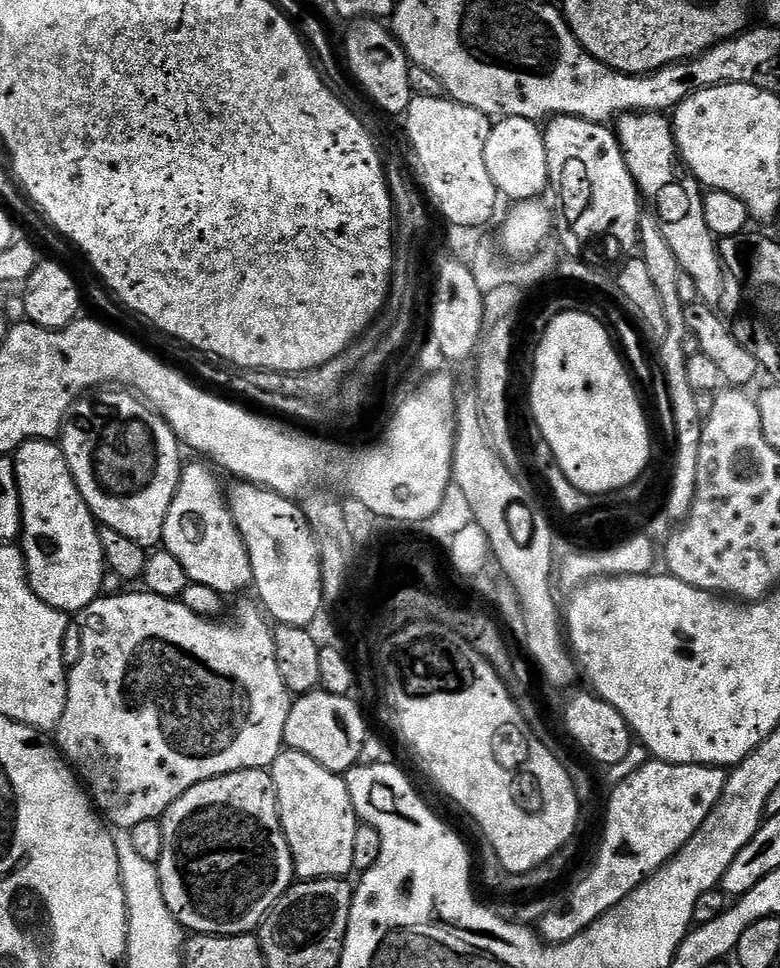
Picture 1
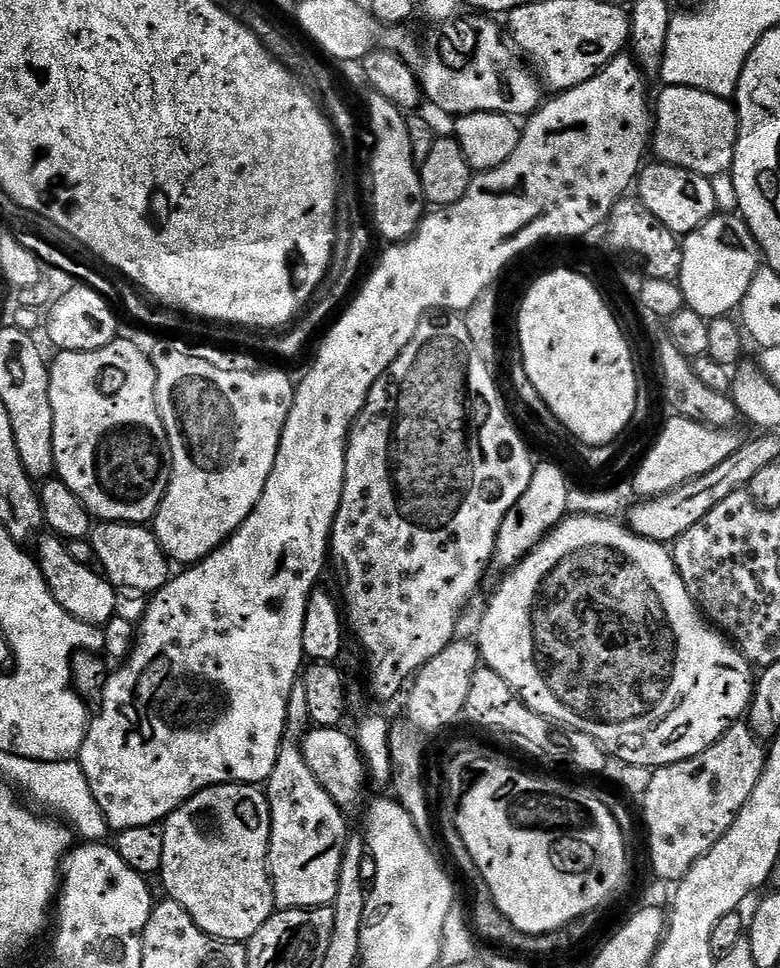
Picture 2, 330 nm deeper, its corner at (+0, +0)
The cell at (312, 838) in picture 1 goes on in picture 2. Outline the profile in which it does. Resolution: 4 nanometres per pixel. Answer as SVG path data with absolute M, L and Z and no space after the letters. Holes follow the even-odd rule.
M296 679L294 690L290 690L290 702L286 706L288 725L284 727L284 743L280 745L278 762L266 782L266 795L272 815L272 833L268 843L268 879L272 882L272 893L276 899L276 908L326 908L338 894L338 870L342 864L344 842L350 835L348 824L344 821L345 813L340 805L322 790L318 778L304 764L301 748L306 733L310 728L310 709L306 702L306 686L303 679Z

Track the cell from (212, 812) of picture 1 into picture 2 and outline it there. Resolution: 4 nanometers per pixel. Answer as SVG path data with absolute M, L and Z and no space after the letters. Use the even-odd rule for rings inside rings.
M215 784L213 788L202 790L194 794L182 806L175 808L169 814L167 820L162 824L164 830L164 841L162 842L162 866L158 873L158 879L164 883L167 895L190 914L190 918L208 936L215 940L226 940L229 942L247 942L268 919L276 908L276 899L272 893L272 882L268 879L268 843L272 833L272 815L268 805L268 797L255 784Z

